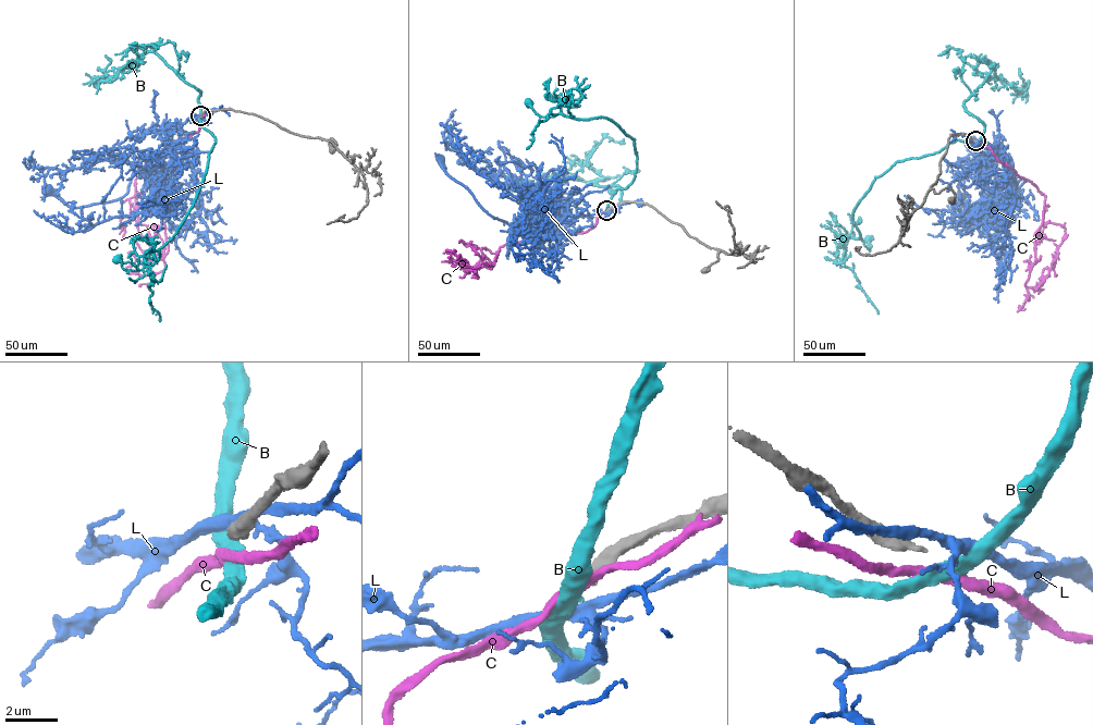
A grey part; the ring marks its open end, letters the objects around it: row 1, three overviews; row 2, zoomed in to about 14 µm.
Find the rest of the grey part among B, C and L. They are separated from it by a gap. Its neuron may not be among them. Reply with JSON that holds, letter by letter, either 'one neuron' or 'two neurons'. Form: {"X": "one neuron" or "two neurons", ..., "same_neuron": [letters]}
{"B": "two neurons", "C": "two neurons", "L": "two neurons", "same_neuron": []}

